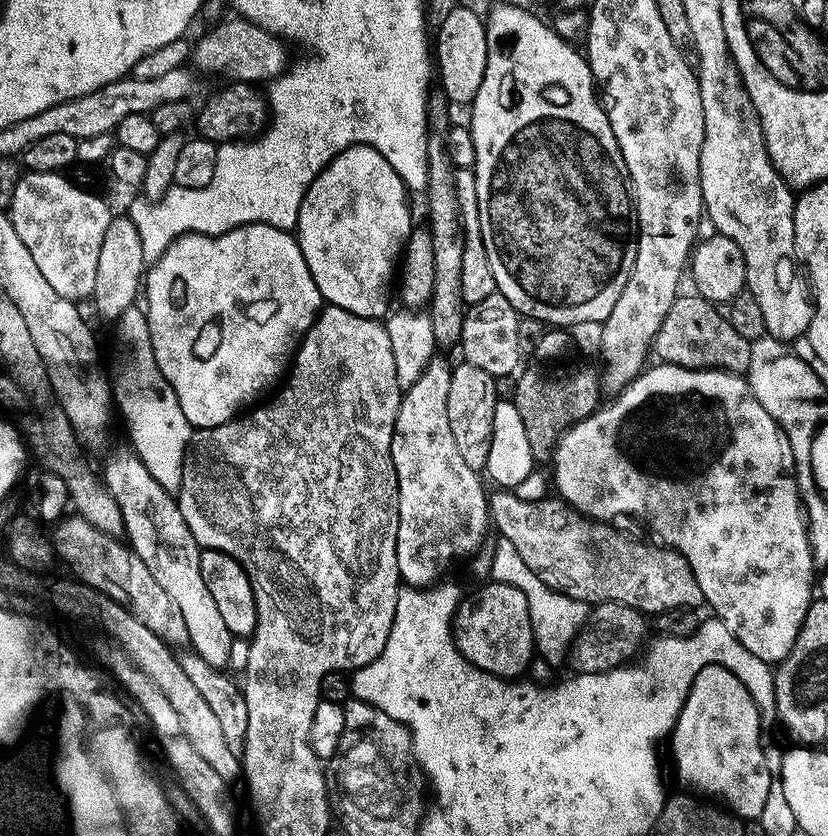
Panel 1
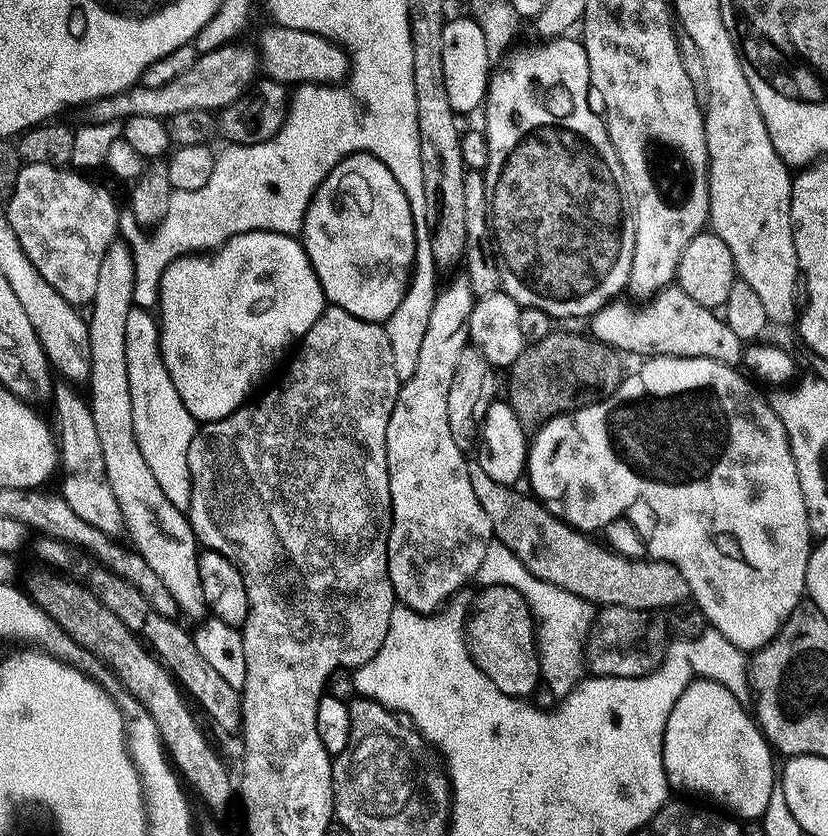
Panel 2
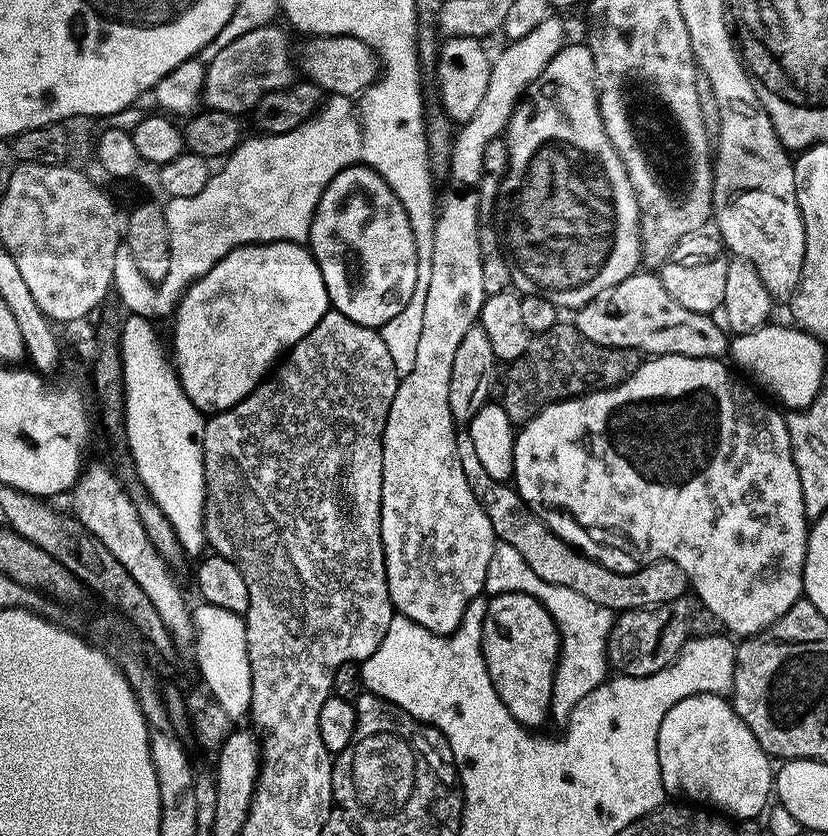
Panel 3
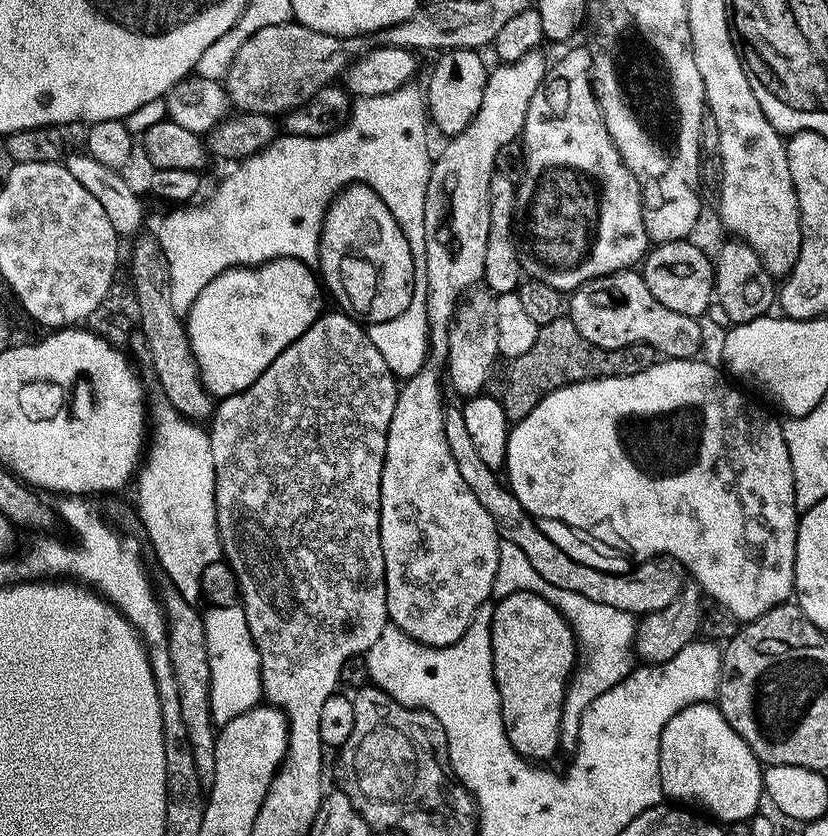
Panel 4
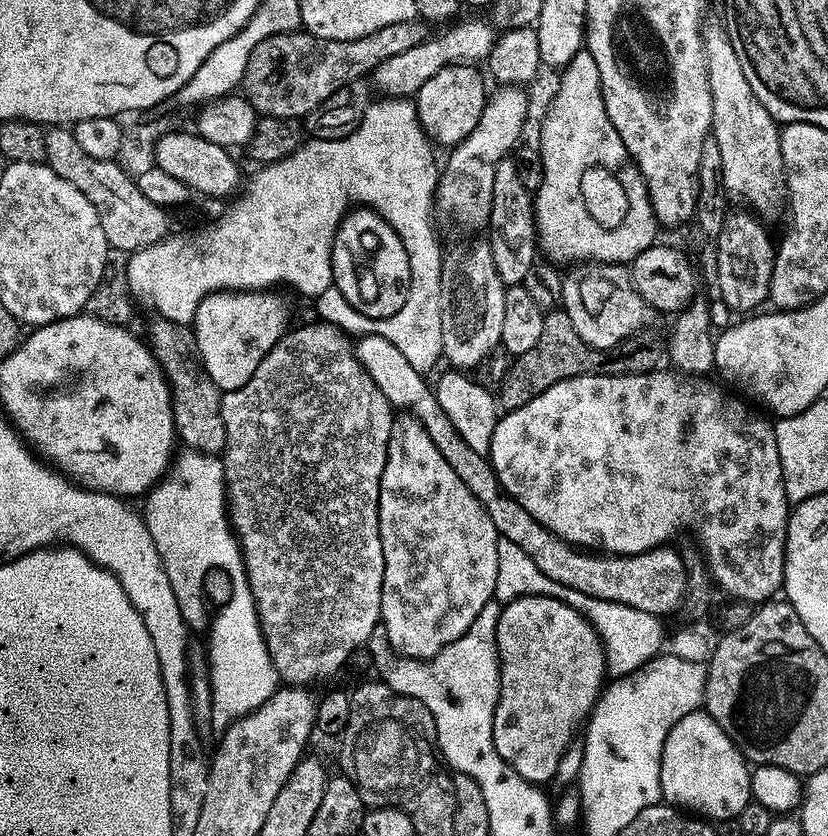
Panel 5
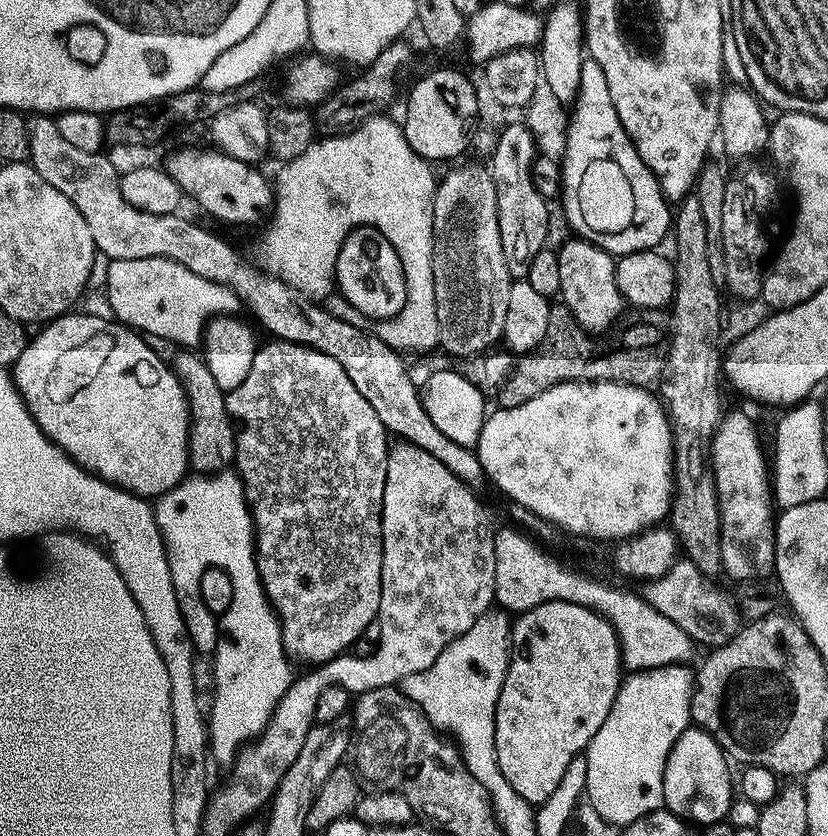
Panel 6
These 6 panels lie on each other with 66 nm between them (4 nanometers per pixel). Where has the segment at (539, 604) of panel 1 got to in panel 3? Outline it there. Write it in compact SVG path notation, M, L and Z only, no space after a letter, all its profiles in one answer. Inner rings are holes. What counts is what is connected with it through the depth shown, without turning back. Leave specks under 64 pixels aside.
M497 543L494 558L490 561L490 574L486 574L485 593L489 597L521 592L534 598L554 618L560 631L560 665L556 667L554 678L554 694L552 695L551 723L567 725L568 719L578 710L578 702L589 698L594 690L598 690L610 679L608 663L608 643L616 629L617 613L606 606L598 606L598 602L590 602L575 590L566 590L566 586L550 586L550 582L542 582L530 566L526 566L526 558L514 550L514 546Z

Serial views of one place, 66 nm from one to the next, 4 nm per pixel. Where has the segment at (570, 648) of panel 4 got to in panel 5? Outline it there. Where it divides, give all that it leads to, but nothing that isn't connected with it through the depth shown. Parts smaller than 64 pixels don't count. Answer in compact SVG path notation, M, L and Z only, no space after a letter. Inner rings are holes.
M524 596L520 600L514 600L510 604L504 605L504 613L498 624L498 648L500 650L500 701L498 710L494 714L494 746L498 754L511 768L518 773L526 782L537 786L548 786L548 783L559 777L562 760L568 748L573 747L572 735L576 732L576 727L587 721L592 713L596 711L602 693L606 687L608 675L608 659L604 653L604 643L600 640L600 635L594 630L594 626L585 616L578 614L566 602L555 600L549 596Z

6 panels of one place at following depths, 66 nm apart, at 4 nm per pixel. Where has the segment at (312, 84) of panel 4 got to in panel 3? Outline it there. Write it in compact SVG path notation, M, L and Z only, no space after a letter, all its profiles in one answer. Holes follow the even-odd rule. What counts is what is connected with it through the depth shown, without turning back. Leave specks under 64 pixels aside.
M276 27L259 28L250 34L242 34L238 42L230 42L230 46L226 46L226 50L222 50L222 54L207 65L202 100L211 111L244 118L247 112L248 115L255 113L270 94L291 89L297 83L298 68L292 65L292 56L288 53L288 36Z

